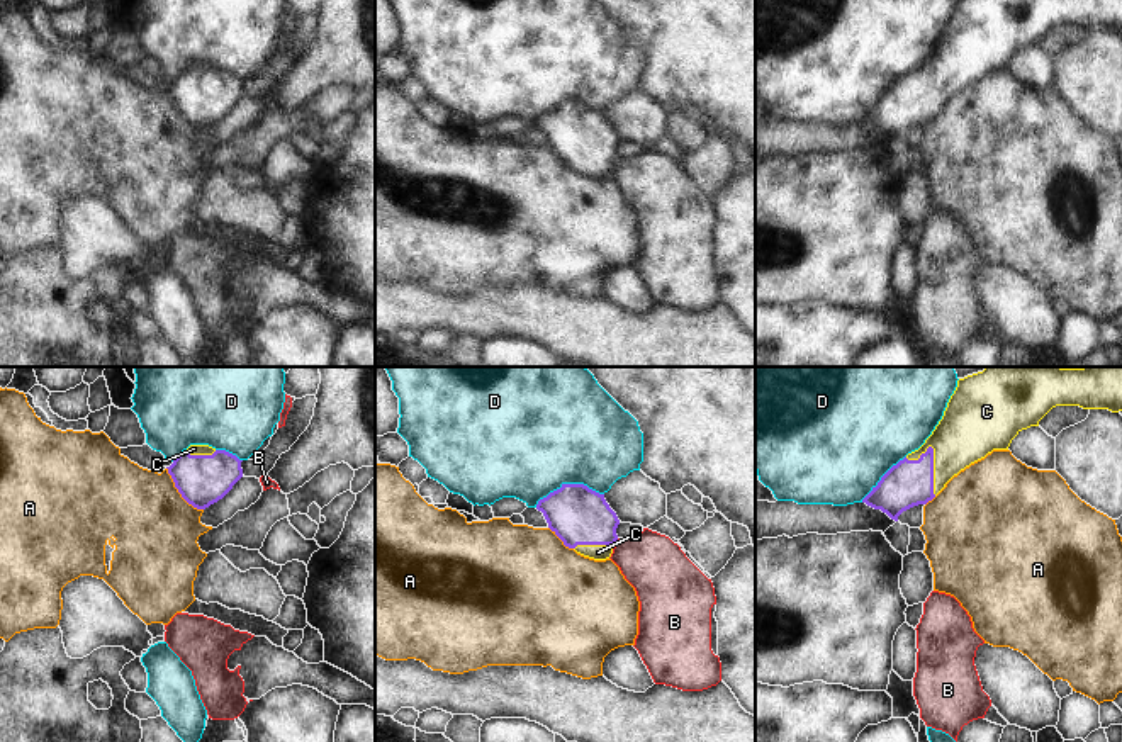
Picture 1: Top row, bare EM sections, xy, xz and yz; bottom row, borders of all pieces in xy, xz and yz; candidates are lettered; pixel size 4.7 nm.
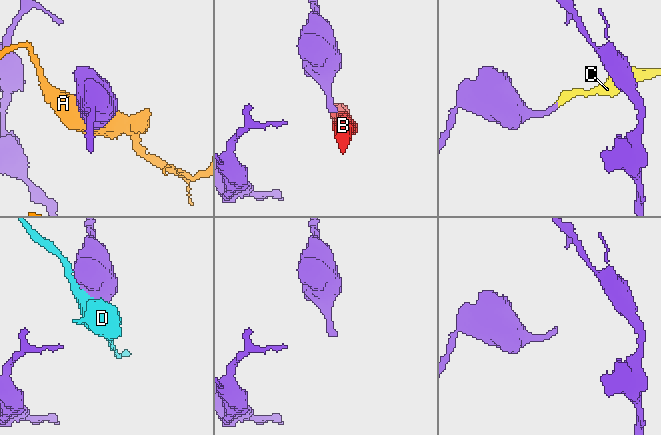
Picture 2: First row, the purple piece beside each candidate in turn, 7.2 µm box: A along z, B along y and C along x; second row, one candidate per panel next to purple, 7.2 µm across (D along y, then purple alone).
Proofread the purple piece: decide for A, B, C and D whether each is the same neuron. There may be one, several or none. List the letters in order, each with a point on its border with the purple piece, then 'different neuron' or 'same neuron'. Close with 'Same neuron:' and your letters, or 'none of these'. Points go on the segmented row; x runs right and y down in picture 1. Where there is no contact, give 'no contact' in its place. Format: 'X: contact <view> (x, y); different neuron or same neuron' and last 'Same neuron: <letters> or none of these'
A: contact xy (179, 491); different neuron
B: contact xz (615, 542); different neuron
C: contact yz (932, 471); same neuron
D: contact xz (567, 484); different neuron
Same neuron: C

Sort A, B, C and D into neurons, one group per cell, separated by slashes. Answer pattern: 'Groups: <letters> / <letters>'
Groups: A / B / C / D

